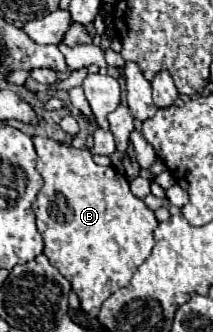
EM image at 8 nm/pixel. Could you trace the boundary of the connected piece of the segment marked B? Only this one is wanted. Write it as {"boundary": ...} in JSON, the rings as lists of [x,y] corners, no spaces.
{"boundary":[[[34,136],[34,146],[38,152],[36,170],[44,178],[44,186],[32,204],[36,212],[36,226],[44,240],[44,254],[60,270],[60,274],[72,284],[72,290],[80,298],[80,308],[84,312],[98,310],[106,298],[110,298],[118,288],[130,284],[138,266],[150,256],[156,246],[154,230],[158,220],[154,212],[144,204],[142,198],[134,196],[130,182],[114,166],[98,166],[92,160],[90,150],[78,150],[74,146]]]}

